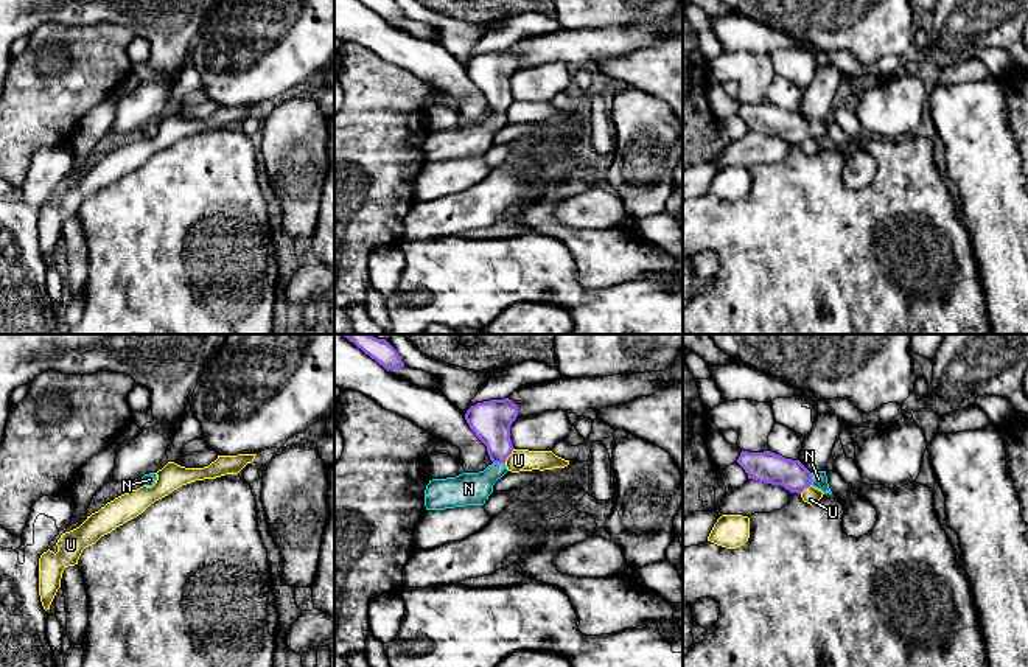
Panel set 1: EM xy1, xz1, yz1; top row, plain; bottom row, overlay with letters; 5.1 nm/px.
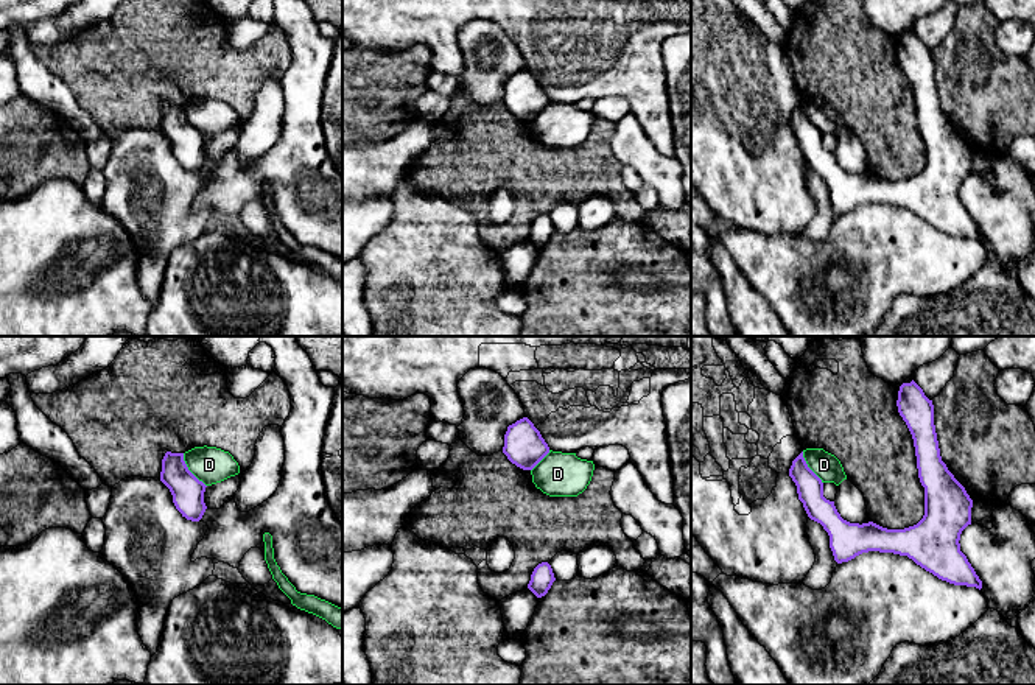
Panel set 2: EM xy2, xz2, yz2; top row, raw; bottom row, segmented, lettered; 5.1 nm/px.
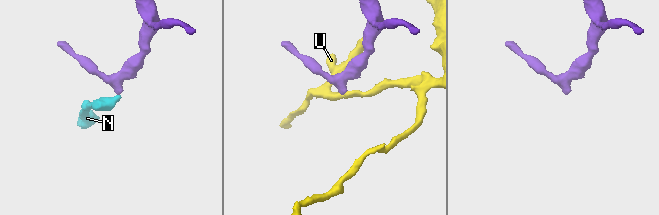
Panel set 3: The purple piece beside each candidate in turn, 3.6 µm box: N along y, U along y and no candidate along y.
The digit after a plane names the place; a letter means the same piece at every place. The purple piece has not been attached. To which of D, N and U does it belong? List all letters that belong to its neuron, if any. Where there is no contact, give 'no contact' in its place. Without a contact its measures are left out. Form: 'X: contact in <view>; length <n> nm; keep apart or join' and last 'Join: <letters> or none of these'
D: contact in xy2; length 220 nm; keep apart
N: contact in xz1; length 60 nm; join
U: contact in xz1; length 90 nm; keep apart
Join: N

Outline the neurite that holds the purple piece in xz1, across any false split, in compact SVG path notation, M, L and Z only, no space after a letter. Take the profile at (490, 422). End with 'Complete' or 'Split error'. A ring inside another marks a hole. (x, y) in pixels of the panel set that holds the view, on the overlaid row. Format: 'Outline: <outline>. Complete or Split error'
Outline: M504 398L477 403L467 410L465 420L474 435L487 446L493 463L479 473L429 480L425 490L426 510L485 504L493 493L495 482L509 471L505 460L515 449L510 426L518 417L518 409L518 404Z. Split error

